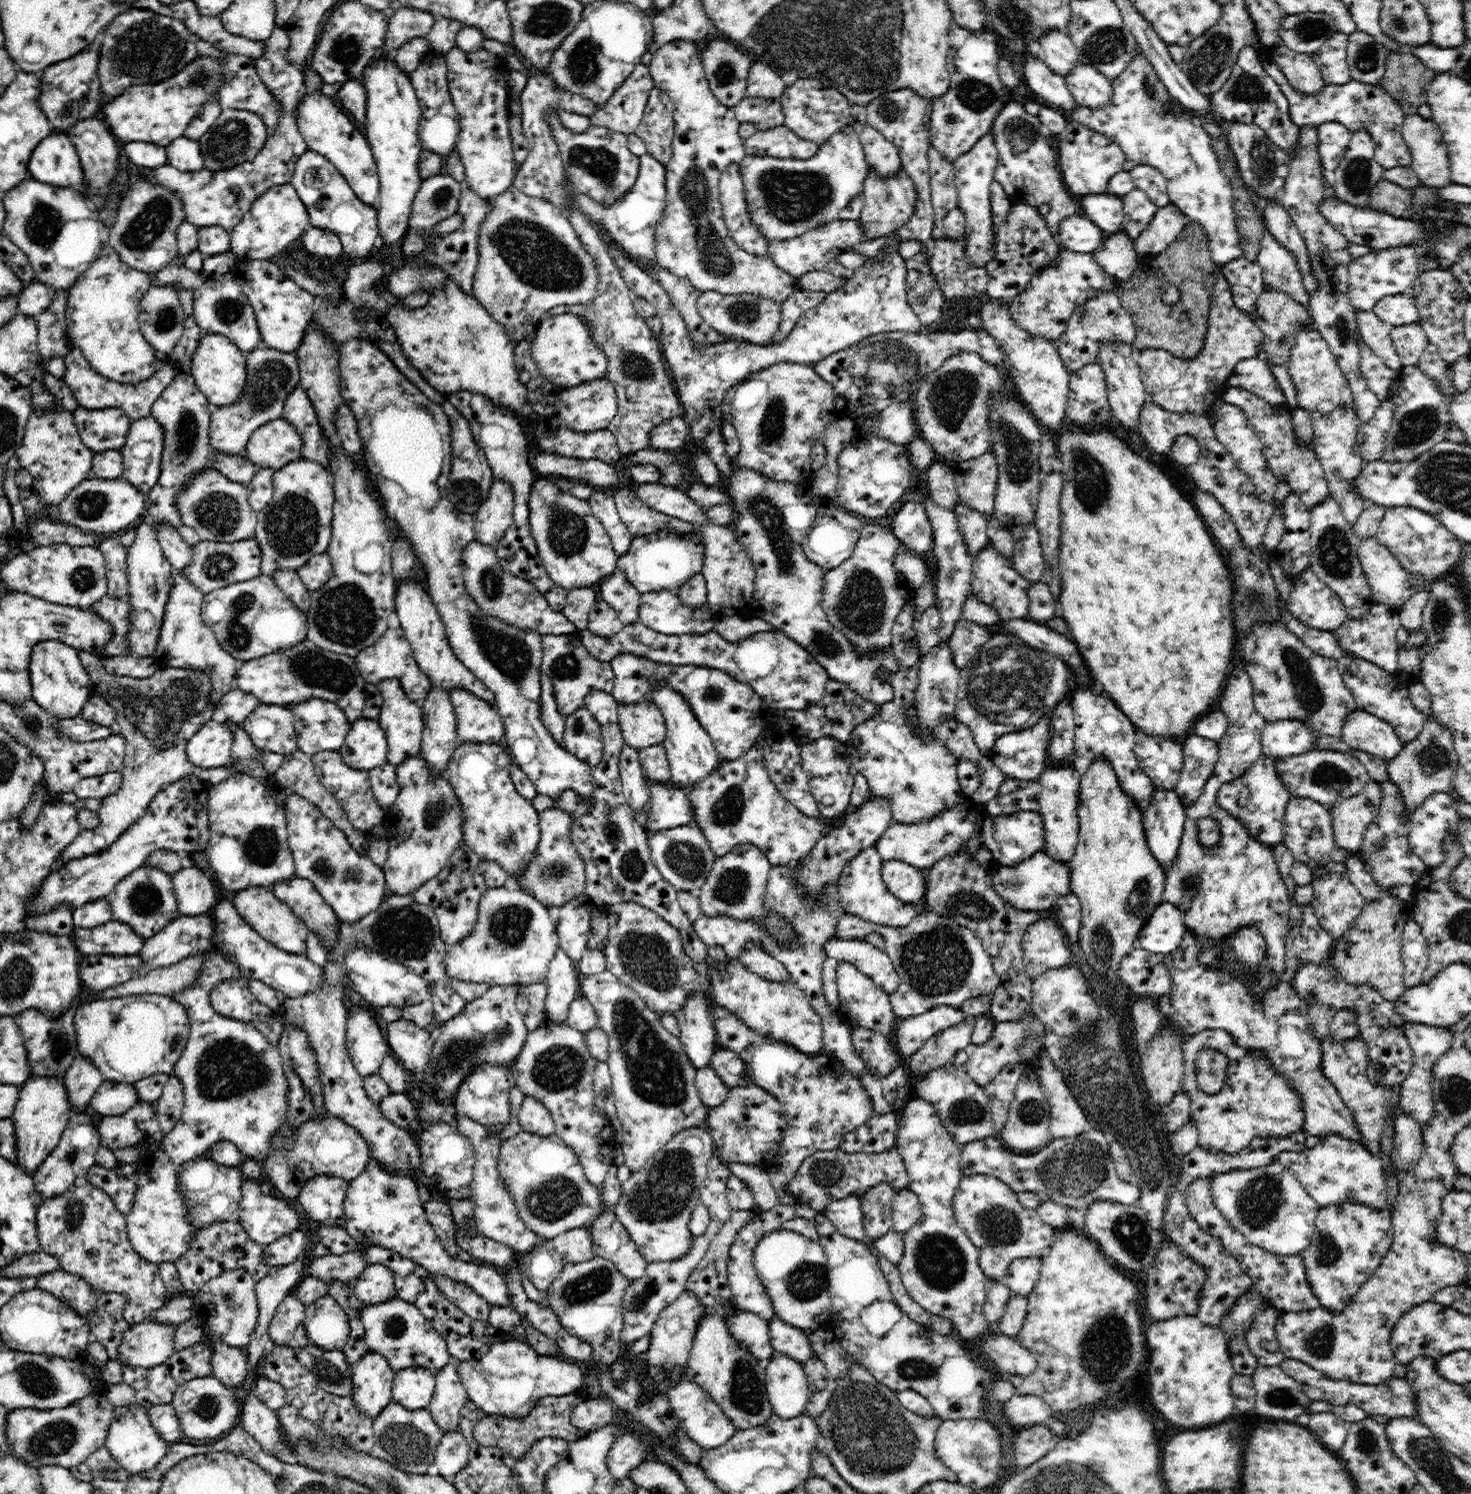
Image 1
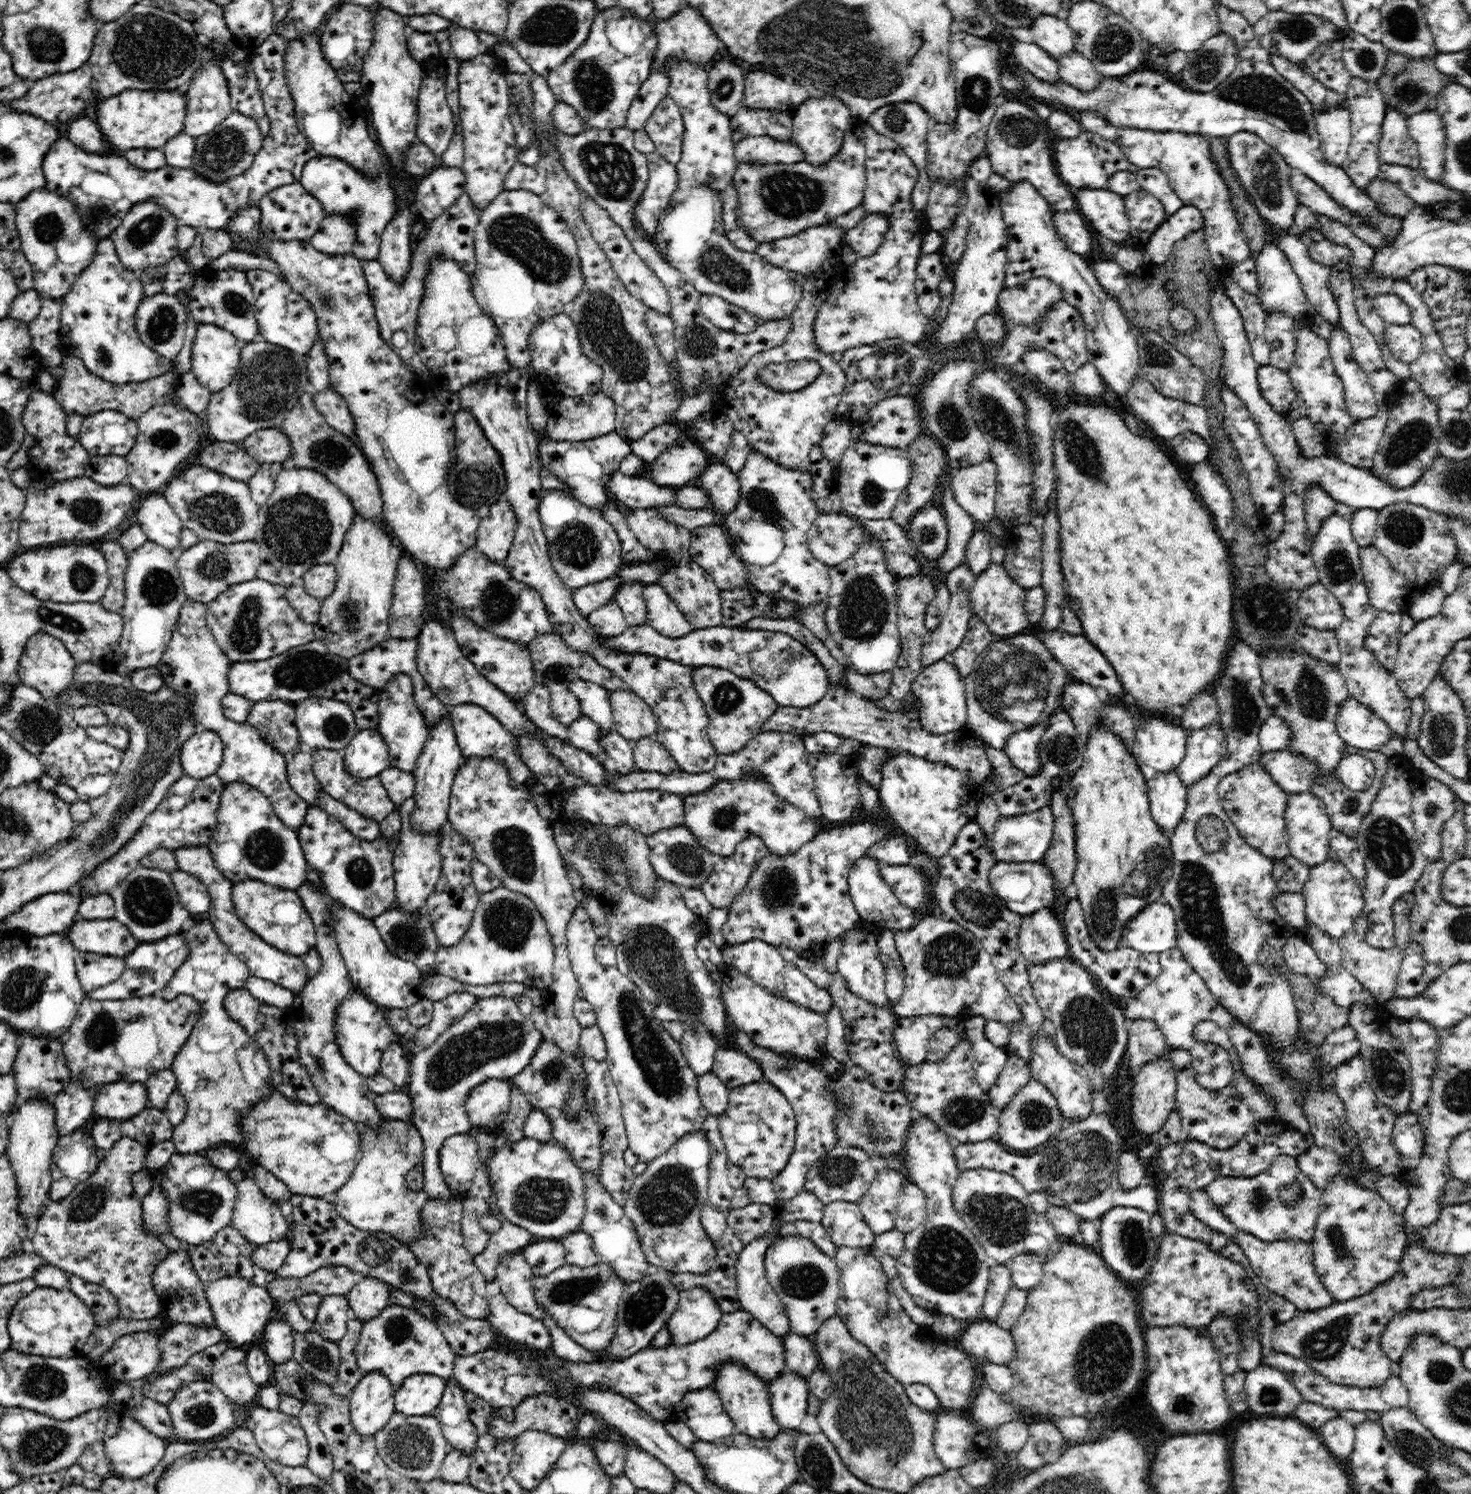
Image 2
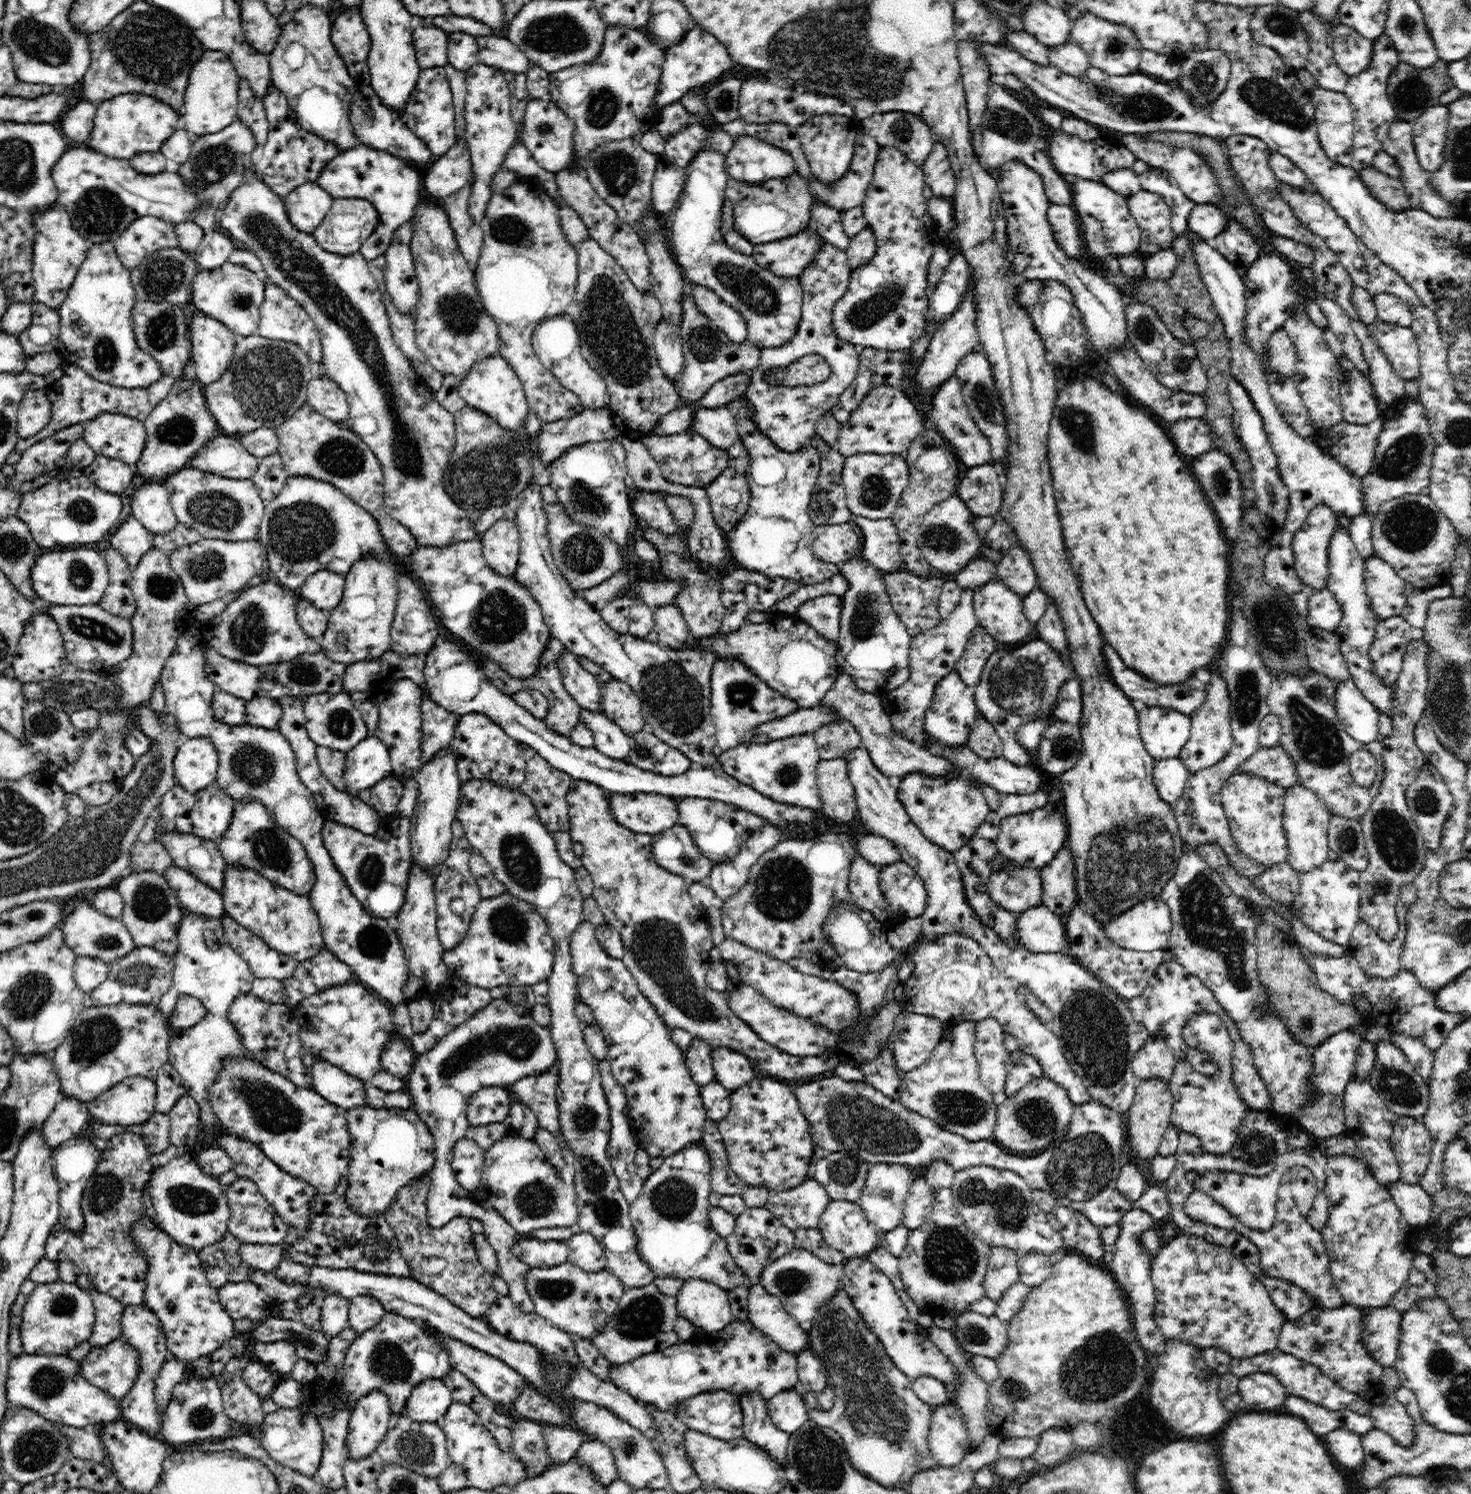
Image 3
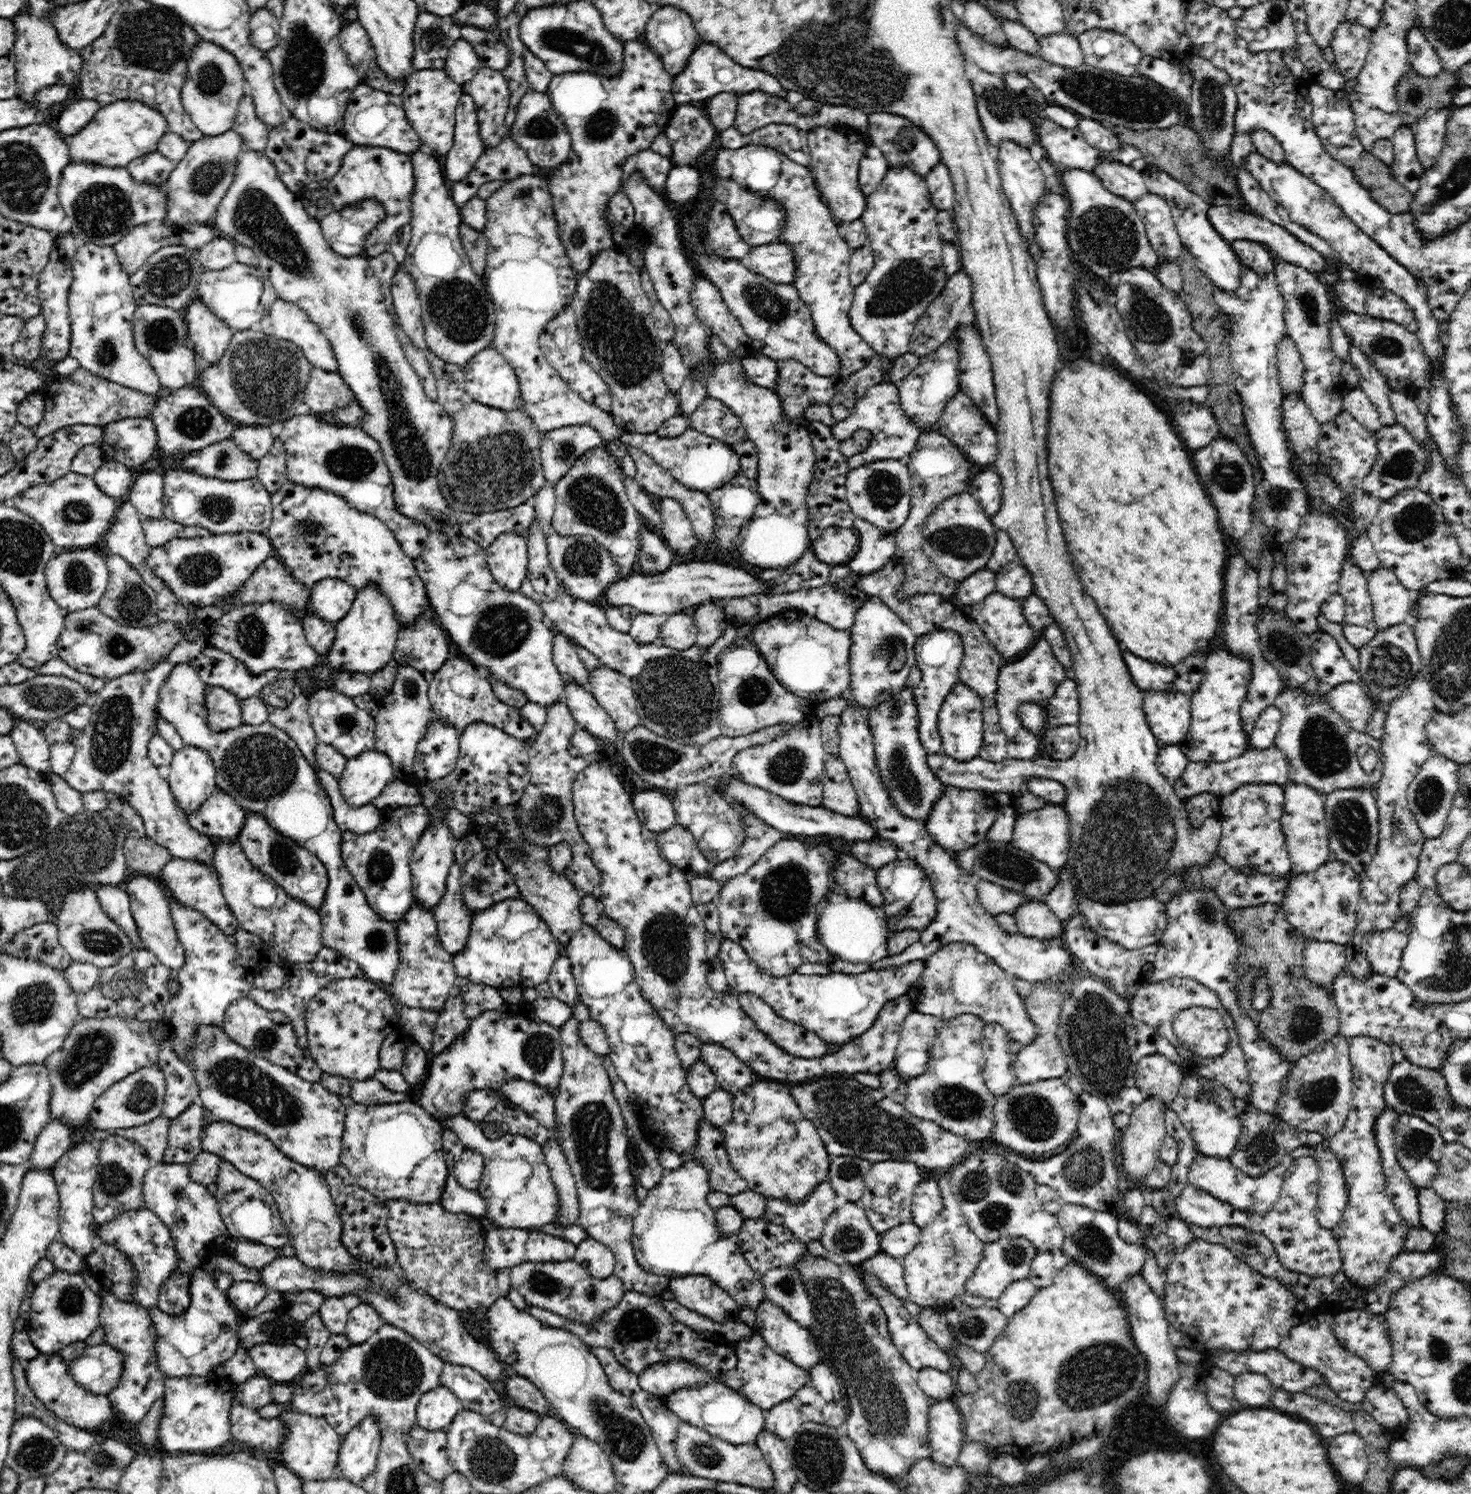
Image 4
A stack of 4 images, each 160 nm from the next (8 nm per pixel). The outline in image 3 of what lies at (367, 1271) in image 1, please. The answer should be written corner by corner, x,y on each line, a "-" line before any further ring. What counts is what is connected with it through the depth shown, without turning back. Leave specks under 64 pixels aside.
358,1295
349,1299
348,1327
356,1333
367,1332
385,1315
382,1303
376,1297

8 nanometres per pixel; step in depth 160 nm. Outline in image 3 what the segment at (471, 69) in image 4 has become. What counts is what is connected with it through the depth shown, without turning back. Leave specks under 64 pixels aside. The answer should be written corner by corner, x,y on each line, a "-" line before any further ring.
449,33
447,59
456,69
464,71
480,63
476,37
466,33

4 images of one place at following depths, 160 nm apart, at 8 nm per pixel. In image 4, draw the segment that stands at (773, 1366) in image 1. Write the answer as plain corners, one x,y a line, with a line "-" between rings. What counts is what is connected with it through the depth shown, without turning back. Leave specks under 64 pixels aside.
786,1399
764,1412
764,1428
784,1440
798,1433
800,1427
807,1421
798,1404
792,1399

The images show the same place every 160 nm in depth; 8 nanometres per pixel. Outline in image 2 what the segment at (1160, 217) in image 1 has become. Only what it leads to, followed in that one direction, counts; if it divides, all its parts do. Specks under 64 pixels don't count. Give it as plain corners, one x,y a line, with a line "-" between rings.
1184,205
1160,224
1158,230
1150,235
1150,240
1143,246
1144,261
1164,264
1170,258
1175,243
1185,238
1190,232
1204,229
1203,216
1193,206

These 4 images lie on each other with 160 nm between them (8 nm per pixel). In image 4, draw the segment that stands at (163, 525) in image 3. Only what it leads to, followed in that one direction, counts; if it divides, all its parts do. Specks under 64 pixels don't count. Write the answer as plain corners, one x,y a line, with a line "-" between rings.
146,469
133,482
127,499
136,507
142,517
156,520
165,518
163,482
163,475

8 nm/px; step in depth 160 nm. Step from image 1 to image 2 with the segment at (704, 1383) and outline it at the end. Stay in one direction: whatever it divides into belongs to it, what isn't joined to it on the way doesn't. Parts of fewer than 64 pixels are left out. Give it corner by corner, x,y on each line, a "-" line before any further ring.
728,1361
720,1365
715,1372
712,1388
721,1398
724,1410
730,1415
735,1426
735,1433
757,1439
771,1439
781,1431
781,1426
771,1413
767,1383
762,1381
756,1373
746,1369
742,1363

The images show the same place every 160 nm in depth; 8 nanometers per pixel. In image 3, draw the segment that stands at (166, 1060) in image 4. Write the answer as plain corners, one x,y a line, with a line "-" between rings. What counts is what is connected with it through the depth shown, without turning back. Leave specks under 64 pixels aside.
166,1062
158,1069
154,1081
157,1086
155,1110
168,1115
174,1108
176,1101
187,1094
186,1090
184,1090
180,1073
174,1068
174,1065

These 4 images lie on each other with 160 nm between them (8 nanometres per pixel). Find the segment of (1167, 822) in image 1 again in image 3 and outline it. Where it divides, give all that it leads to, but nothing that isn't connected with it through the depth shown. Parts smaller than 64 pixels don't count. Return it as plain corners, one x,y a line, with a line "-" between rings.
1178,757
1170,758
1156,762
1153,771
1154,784
1160,799
1178,809
1188,778
1191,777
1187,766

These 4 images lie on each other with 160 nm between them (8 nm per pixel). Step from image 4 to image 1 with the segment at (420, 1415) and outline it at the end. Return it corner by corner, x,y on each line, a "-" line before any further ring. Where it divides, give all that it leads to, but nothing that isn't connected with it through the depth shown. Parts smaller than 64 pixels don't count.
408,1367
395,1372
393,1402
408,1410
426,1409
435,1389
436,1372
422,1367

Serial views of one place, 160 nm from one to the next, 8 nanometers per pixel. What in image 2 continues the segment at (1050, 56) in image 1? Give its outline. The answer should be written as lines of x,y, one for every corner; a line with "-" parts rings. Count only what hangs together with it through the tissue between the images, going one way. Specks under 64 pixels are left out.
1042,14
1032,20
1029,31
1034,43
1045,50
1053,59
1062,58
1074,48
1074,34
1063,14

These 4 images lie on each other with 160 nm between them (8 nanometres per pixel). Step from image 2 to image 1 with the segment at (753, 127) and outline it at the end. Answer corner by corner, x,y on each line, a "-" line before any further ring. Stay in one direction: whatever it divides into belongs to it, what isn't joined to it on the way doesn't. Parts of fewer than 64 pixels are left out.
746,96
734,106
735,117
742,122
750,122
757,129
768,130
784,125
782,110
778,100
752,98

